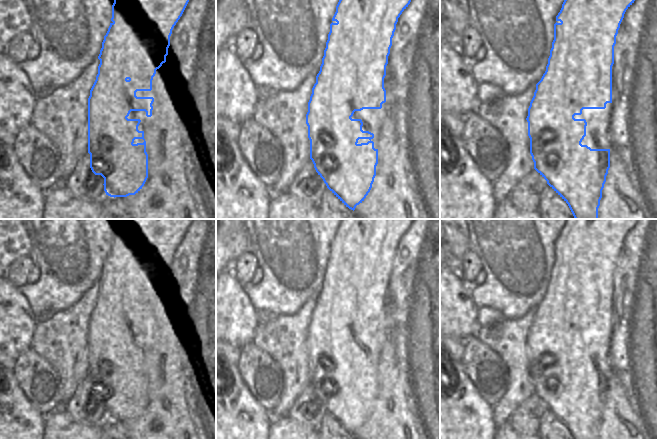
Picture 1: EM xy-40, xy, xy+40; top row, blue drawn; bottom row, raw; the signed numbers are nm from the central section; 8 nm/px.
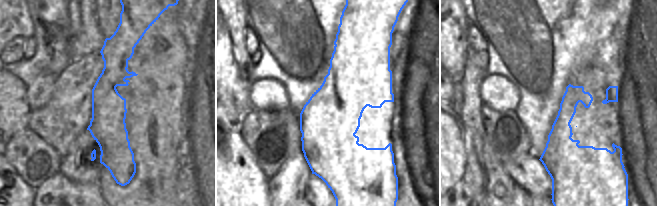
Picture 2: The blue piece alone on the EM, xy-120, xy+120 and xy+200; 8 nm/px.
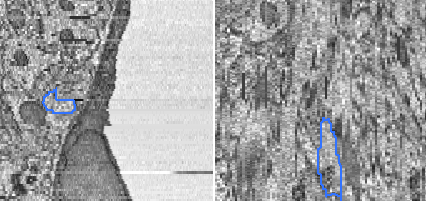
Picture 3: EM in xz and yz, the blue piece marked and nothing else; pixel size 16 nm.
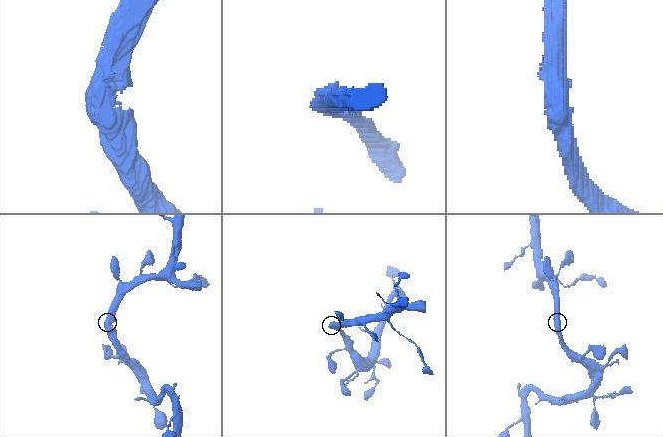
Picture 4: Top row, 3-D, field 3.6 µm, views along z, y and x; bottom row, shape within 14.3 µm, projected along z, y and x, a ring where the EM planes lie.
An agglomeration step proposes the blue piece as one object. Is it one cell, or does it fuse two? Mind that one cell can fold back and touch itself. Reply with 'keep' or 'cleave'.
keep

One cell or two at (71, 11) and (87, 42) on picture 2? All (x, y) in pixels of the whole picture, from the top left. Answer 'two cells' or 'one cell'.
two cells

